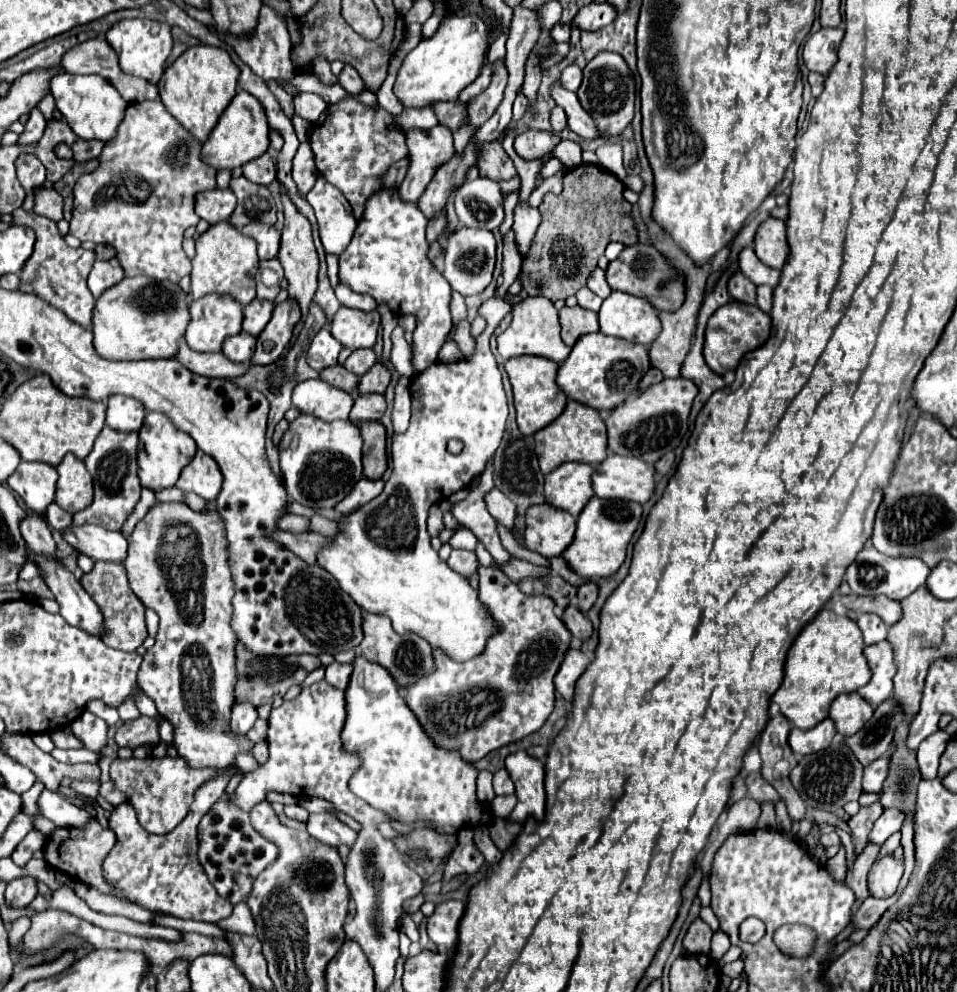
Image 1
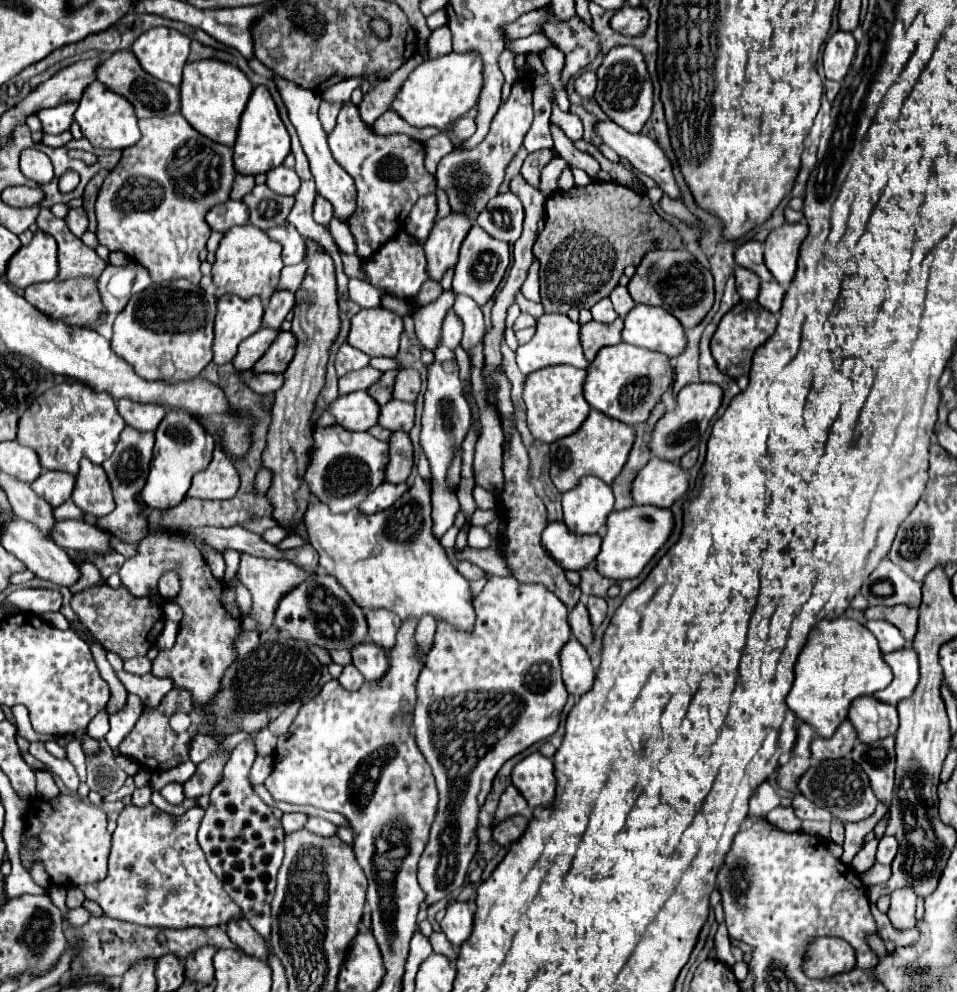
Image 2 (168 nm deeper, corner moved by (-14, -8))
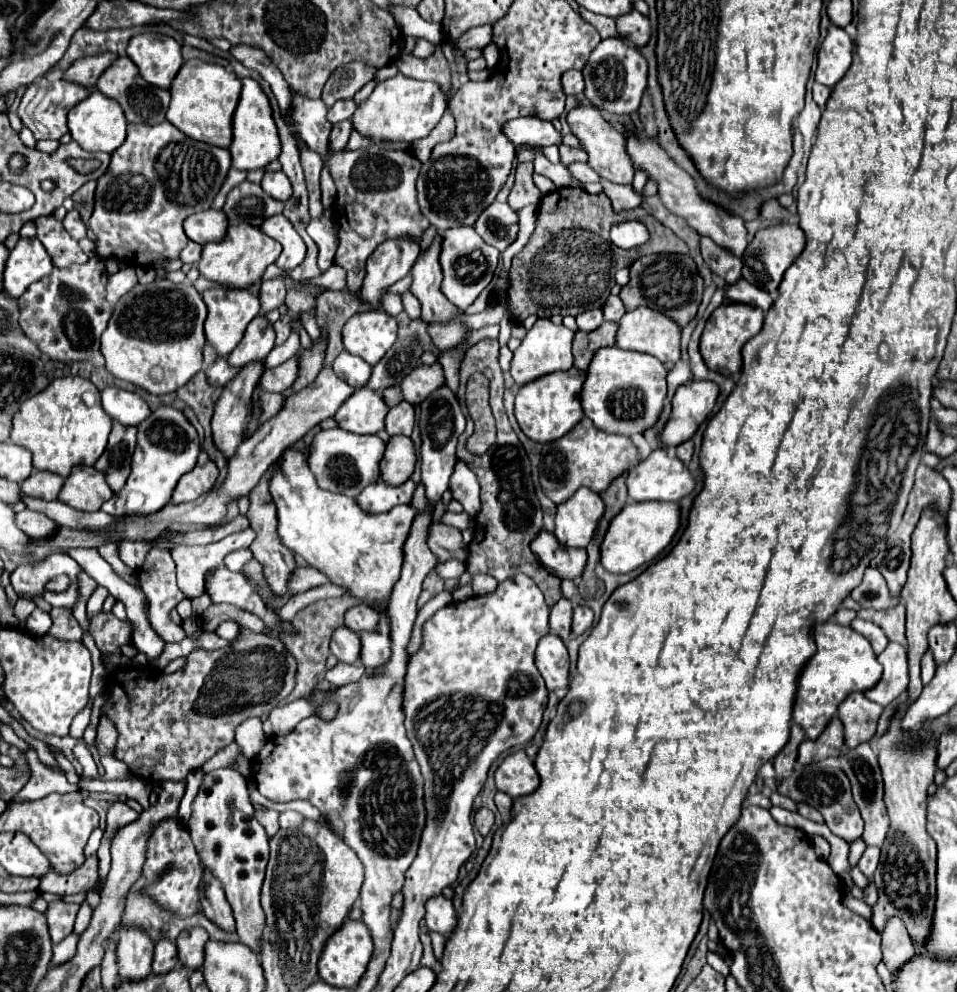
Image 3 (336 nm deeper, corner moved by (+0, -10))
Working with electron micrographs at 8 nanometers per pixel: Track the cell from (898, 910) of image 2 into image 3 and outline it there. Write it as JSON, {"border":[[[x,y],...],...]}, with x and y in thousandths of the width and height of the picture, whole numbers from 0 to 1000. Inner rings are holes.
{"border":[[[932,924],[926,930],[926,936],[922,941],[922,961],[924,961],[922,969],[930,979],[938,979],[943,971],[949,971],[957,963],[957,957],[945,930],[936,924]]]}

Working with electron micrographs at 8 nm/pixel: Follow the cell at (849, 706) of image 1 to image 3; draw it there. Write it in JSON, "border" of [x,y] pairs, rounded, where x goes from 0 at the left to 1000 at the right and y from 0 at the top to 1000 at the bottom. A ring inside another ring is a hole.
{"border":[[[888,699],[876,713],[876,723],[882,729],[884,753],[892,755],[899,749],[909,747],[915,739],[915,731],[922,717],[924,713],[905,705],[903,699]]]}

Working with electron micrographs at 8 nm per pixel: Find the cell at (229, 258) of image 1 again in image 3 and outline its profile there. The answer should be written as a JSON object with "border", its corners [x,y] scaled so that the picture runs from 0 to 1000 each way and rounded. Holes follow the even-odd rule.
{"border":[[[257,225],[251,227],[240,227],[238,235],[232,243],[226,245],[215,245],[211,249],[211,261],[207,265],[209,275],[230,287],[245,289],[245,291],[257,291],[263,285],[274,281],[274,275],[282,265],[286,265],[295,253],[293,245],[276,237],[270,229],[257,229]]]}

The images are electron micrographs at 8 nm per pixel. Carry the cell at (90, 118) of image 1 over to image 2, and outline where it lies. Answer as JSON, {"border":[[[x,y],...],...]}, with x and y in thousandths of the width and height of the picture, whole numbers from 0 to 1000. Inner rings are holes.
{"border":[[[98,82],[96,86],[92,86],[92,90],[86,94],[77,120],[84,126],[86,136],[98,148],[104,148],[104,150],[132,150],[132,148],[138,148],[146,140],[144,118],[136,102],[130,102],[130,98],[117,94],[104,82]]]}

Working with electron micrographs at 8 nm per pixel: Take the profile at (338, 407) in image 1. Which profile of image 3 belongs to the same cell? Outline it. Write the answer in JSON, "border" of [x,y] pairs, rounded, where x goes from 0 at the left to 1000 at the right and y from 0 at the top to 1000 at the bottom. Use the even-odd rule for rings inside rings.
{"border":[[[378,390],[376,394],[370,394],[364,404],[353,412],[349,422],[353,424],[353,430],[374,436],[374,439],[393,439],[401,432],[405,408],[397,394]]]}

